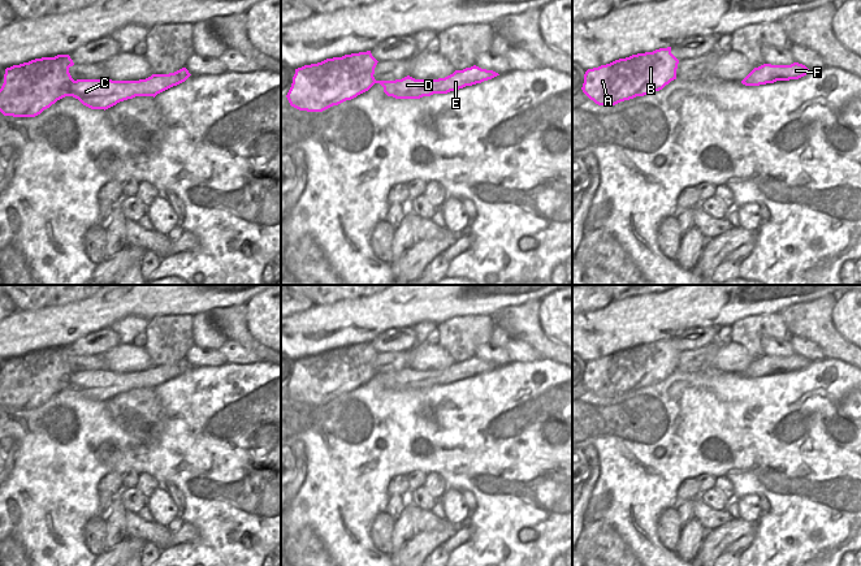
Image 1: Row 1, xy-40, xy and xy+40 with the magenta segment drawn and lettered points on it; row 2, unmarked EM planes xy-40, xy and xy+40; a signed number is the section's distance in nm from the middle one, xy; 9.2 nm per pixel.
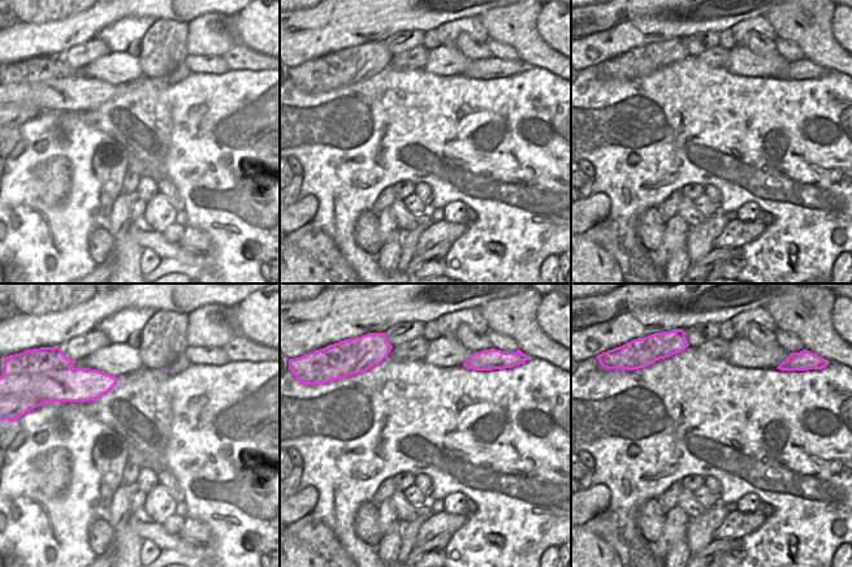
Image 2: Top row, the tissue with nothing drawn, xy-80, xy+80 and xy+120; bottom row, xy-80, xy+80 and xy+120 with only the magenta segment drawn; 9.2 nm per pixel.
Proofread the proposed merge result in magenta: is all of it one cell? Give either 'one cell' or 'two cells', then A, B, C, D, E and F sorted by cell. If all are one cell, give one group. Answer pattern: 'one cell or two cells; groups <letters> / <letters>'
two cells; groups A B / C D E F

